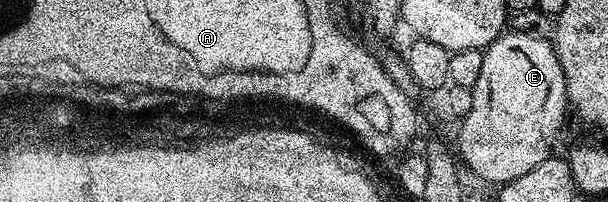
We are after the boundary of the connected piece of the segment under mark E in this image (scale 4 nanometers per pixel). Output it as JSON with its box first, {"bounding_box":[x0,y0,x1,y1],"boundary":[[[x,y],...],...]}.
{"bounding_box":[457,32,569,184],"boundary":[[[503,32],[490,46],[485,47],[483,69],[479,71],[479,80],[475,80],[471,89],[471,112],[460,119],[461,135],[457,138],[457,146],[474,179],[482,178],[485,182],[497,182],[496,184],[519,180],[519,176],[531,172],[531,168],[550,157],[552,150],[549,149],[565,122],[569,97],[563,68],[549,38]]]}

